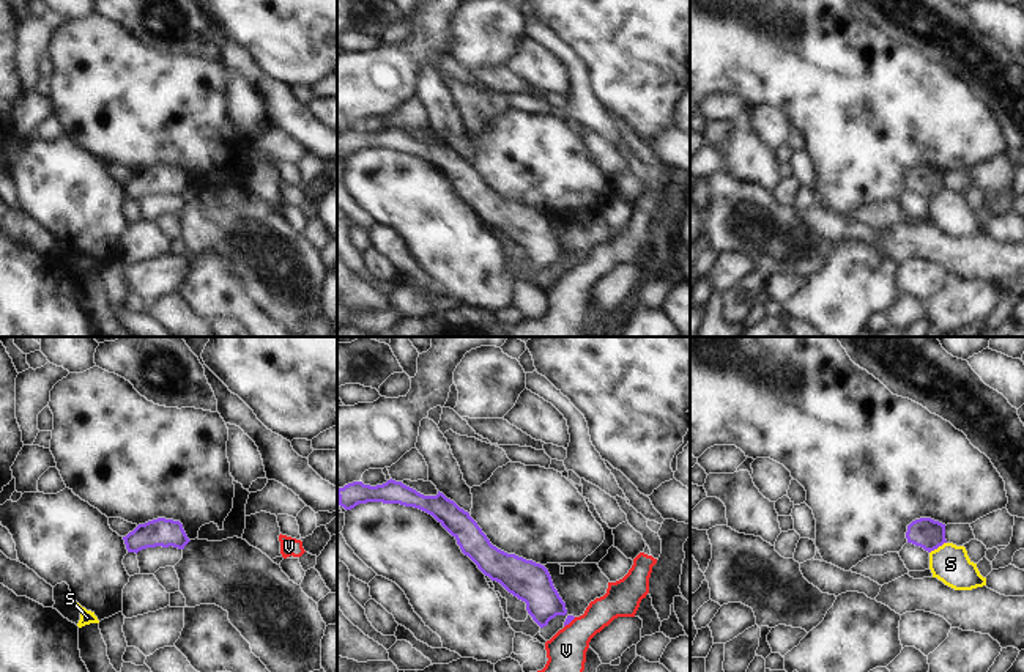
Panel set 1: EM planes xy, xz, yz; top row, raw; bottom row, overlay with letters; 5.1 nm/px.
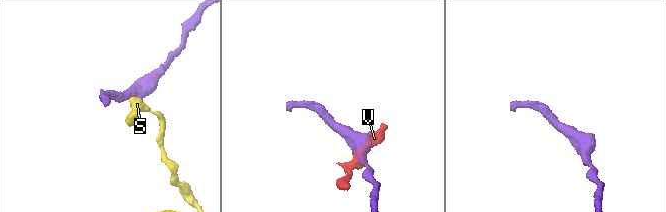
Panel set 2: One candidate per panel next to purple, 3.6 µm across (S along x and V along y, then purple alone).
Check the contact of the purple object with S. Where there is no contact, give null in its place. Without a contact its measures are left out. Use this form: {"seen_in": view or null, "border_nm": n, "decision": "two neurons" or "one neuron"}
{"seen_in": "yz", "border_nm": 110, "decision": "two neurons"}

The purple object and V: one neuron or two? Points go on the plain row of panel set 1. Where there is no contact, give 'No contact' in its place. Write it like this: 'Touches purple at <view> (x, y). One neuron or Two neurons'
Touches purple at xz (569, 269). Two neurons.

